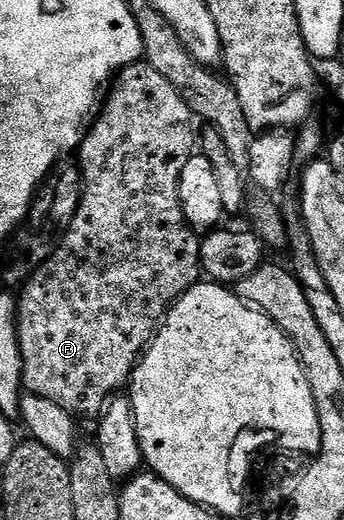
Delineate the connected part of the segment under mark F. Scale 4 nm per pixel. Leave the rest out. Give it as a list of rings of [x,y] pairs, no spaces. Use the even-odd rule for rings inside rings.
[[[137,63],[120,70],[103,98],[102,112],[93,120],[78,150],[78,158],[80,157],[78,168],[83,174],[84,182],[77,214],[66,228],[67,232],[63,234],[65,237],[58,241],[50,256],[36,268],[36,272],[29,276],[26,284],[19,290],[16,306],[16,330],[22,355],[24,389],[42,399],[50,399],[50,403],[58,403],[58,407],[62,407],[77,418],[83,419],[83,417],[92,416],[95,418],[103,413],[105,405],[123,390],[120,388],[123,385],[125,388],[131,382],[132,372],[136,369],[137,361],[148,348],[152,338],[156,336],[156,330],[160,328],[168,310],[186,290],[191,289],[201,280],[201,238],[198,236],[197,230],[193,229],[188,220],[184,218],[180,202],[182,167],[186,167],[186,163],[198,149],[198,132],[196,133],[195,124],[197,125],[197,122],[194,120],[192,108],[186,103],[186,99],[182,99],[182,95],[178,95],[178,91],[174,91],[174,87],[169,81],[161,73],[154,71],[154,67],[150,67],[146,63]]]

